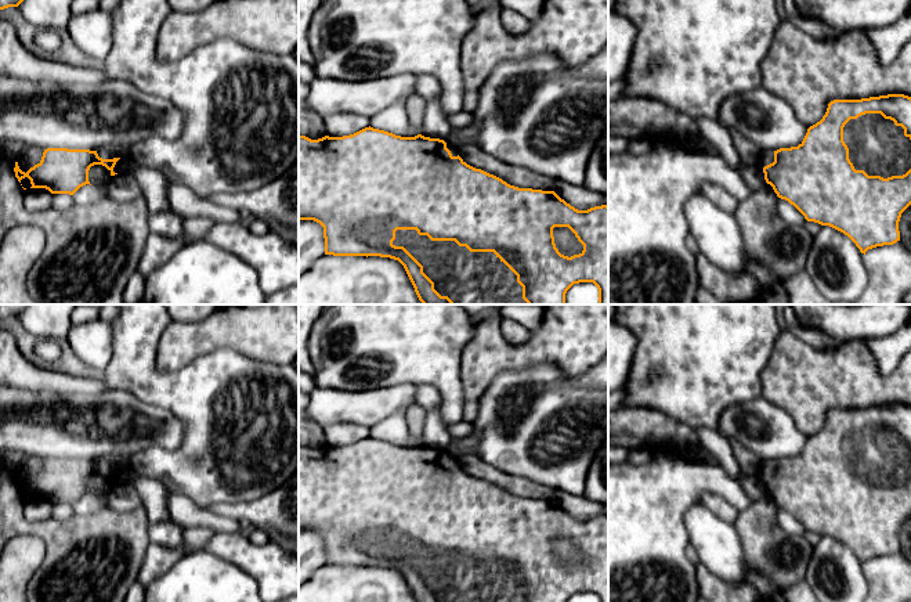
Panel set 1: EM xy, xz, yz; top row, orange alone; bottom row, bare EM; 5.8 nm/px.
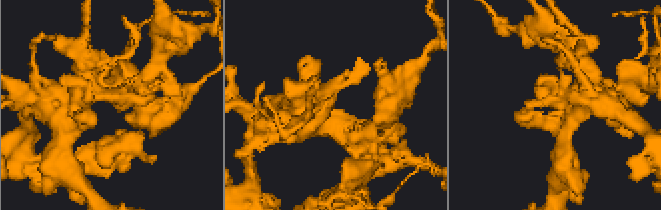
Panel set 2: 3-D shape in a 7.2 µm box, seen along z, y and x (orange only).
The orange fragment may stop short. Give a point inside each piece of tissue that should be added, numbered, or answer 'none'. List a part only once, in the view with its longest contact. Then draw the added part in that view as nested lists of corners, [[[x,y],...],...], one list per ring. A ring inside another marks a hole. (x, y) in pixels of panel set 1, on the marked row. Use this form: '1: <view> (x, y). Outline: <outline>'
1: xz (466, 277). Outline: [[[397,230],[393,245],[404,246],[423,266],[434,289],[455,304],[528,304],[517,275],[494,252],[470,252],[455,241],[431,241],[416,230]]]
2: yz (767, 157). Outline: [[[764,151],[762,152],[758,167],[763,173],[763,167],[774,162],[774,151]],[[763,173],[764,176],[764,173]]]

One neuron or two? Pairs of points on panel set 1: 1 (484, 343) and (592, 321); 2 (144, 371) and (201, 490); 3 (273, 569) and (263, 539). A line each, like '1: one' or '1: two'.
1: one
2: one
3: two

